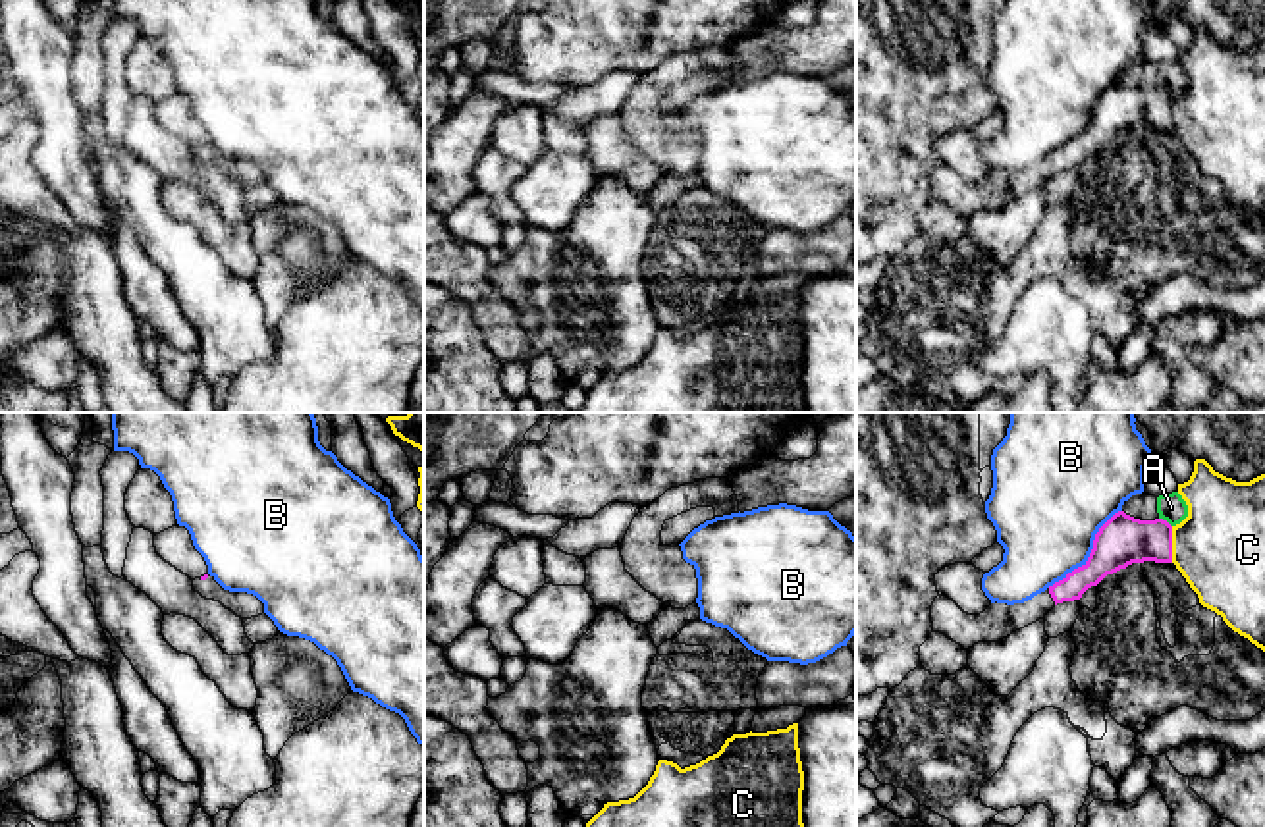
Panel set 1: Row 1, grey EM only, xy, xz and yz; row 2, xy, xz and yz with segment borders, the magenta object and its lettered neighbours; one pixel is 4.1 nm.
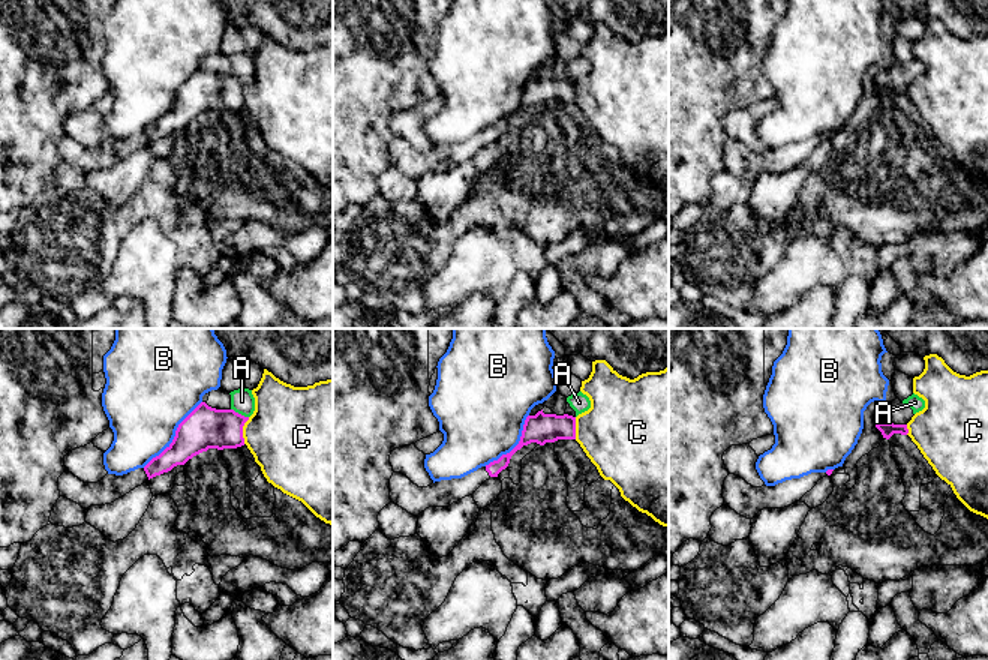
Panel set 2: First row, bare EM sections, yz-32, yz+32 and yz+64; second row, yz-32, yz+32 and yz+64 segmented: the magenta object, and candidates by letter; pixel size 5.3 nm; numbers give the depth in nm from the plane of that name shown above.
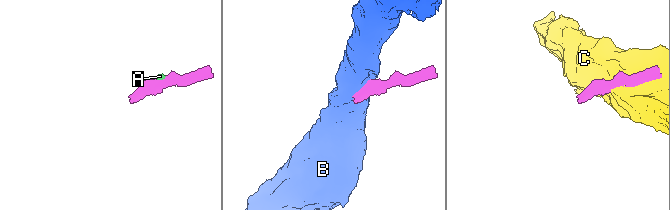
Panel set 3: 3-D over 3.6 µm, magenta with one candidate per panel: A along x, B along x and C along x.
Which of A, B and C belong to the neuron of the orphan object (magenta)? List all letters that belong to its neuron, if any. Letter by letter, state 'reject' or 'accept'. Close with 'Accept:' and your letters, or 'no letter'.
A: reject
B: reject
C: reject
Accept: no letter

